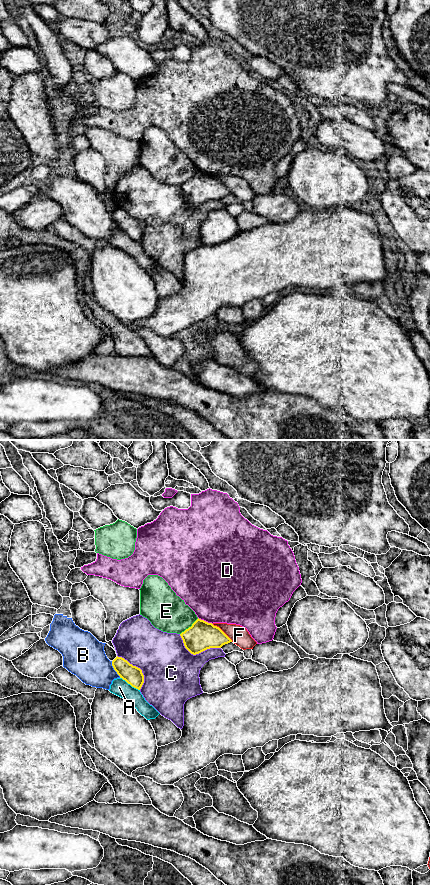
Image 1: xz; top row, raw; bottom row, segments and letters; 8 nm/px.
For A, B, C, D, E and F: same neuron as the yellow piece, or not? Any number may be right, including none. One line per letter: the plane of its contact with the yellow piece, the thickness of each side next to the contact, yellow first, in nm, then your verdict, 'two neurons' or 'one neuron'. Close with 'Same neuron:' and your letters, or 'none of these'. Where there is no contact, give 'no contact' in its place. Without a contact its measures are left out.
A: xz | 150/140 nm | two neurons
B: xz | 150/320 nm | two neurons
C: xz | 220/440 nm | two neurons
D: xz | 220/480 nm | two neurons
E: xz | 220/320 nm | two neurons
F: xz | 220/150 nm | two neurons
Same neuron: none of these

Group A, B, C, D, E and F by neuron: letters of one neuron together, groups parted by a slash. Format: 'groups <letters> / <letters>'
groups A / B / C / D / E / F

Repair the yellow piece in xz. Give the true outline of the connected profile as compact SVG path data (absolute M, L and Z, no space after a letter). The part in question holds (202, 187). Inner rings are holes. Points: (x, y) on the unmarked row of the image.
M199 170L180 188L185 200L193 207L210 200L221 200L223 197L232 194L219 179Z

